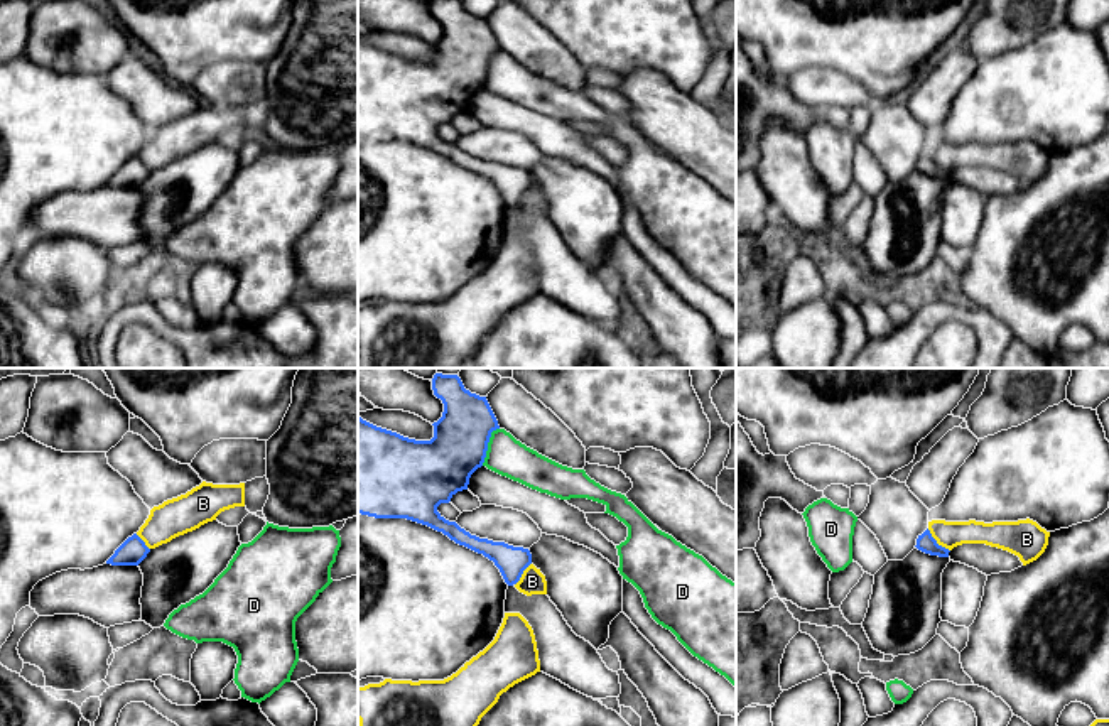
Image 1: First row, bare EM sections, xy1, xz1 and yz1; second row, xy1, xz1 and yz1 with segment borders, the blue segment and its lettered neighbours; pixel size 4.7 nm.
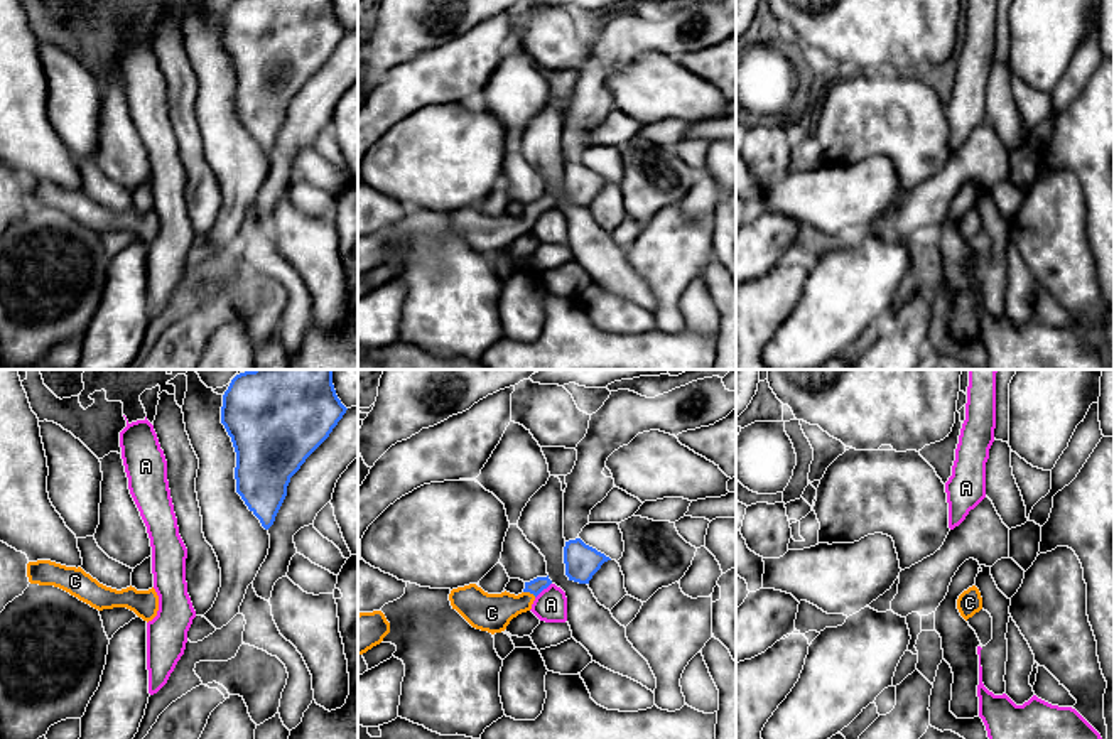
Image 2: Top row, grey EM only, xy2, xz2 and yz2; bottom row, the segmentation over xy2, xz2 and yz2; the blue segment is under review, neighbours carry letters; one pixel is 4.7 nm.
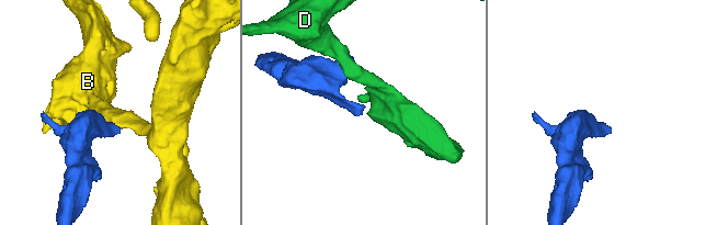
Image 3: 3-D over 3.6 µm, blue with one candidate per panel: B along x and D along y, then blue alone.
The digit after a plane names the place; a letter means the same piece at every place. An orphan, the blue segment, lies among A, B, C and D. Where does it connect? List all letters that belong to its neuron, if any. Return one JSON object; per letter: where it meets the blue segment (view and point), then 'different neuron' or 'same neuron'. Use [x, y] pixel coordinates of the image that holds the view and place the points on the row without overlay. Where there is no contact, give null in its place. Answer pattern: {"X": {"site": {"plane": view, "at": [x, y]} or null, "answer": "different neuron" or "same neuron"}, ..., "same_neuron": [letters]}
{"A": {"site": {"plane": "xz2", "at": [542, 211]}, "answer": "different neuron"}, "B": {"site": {"plane": "yz1", "at": [935, 164]}, "answer": "different neuron"}, "C": {"site": {"plane": "xz2", "at": [530, 215]}, "answer": "same neuron"}, "D": {"site": {"plane": "xz1", "at": [486, 68]}, "answer": "different neuron"}, "same_neuron": ["C"]}

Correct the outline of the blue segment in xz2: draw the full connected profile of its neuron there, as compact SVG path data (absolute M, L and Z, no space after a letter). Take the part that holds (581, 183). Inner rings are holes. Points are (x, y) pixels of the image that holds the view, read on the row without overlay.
M581 160L565 164L564 186L569 202L589 206L592 197L604 184L611 182L596 170L586 167Z

